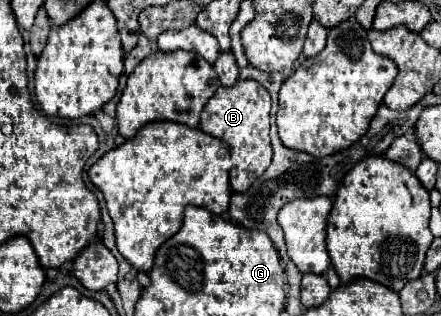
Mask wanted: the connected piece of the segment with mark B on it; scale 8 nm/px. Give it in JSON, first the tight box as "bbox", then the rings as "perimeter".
{"bbox":[199,79,271,193],"perimeter":[[[239,79],[233,87],[219,87],[215,95],[207,101],[199,129],[213,137],[223,139],[229,145],[231,169],[229,182],[231,191],[243,193],[251,187],[255,179],[259,179],[271,163],[271,141],[269,141],[269,109],[271,97],[267,89],[263,89],[257,81]]]}

